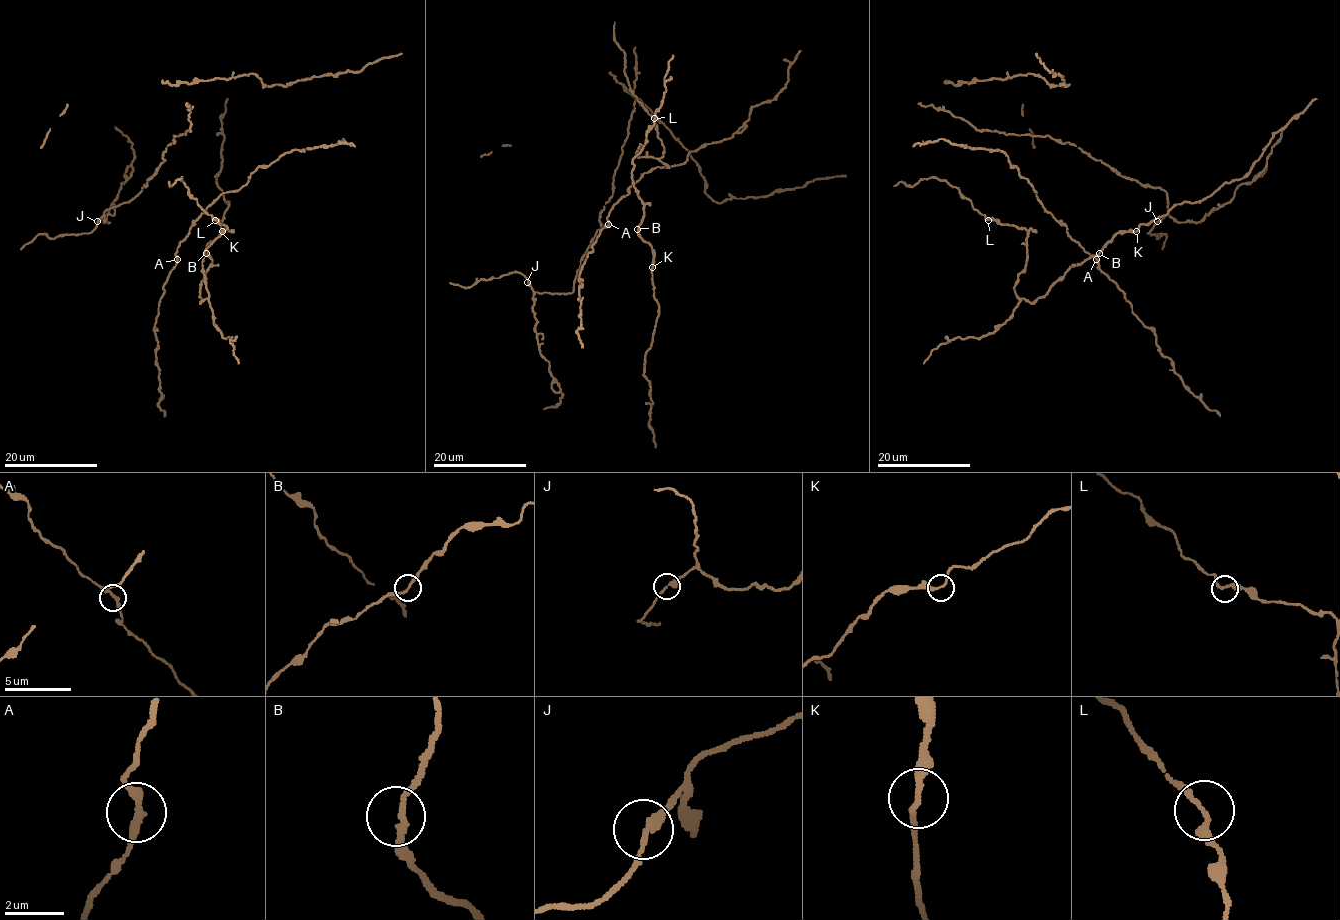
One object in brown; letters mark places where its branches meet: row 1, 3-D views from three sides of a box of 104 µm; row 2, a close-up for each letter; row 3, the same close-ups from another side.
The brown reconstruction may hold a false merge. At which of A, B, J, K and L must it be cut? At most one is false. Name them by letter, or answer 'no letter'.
no letter

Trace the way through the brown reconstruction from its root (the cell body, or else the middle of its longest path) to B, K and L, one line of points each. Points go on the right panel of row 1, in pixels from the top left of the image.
B: (1026, 241), (1026, 266), (1019, 274), (1014, 289), (1019, 297), (1029, 302), (1043, 296), (1072, 266), (1099, 253)
K: (1026, 241), (1026, 266), (1014, 289), (1019, 297), (1034, 302), (1072, 266), (1098, 255), (1118, 232), (1136, 231)
L: (1026, 241), (1027, 231), (1023, 228), (988, 220)

